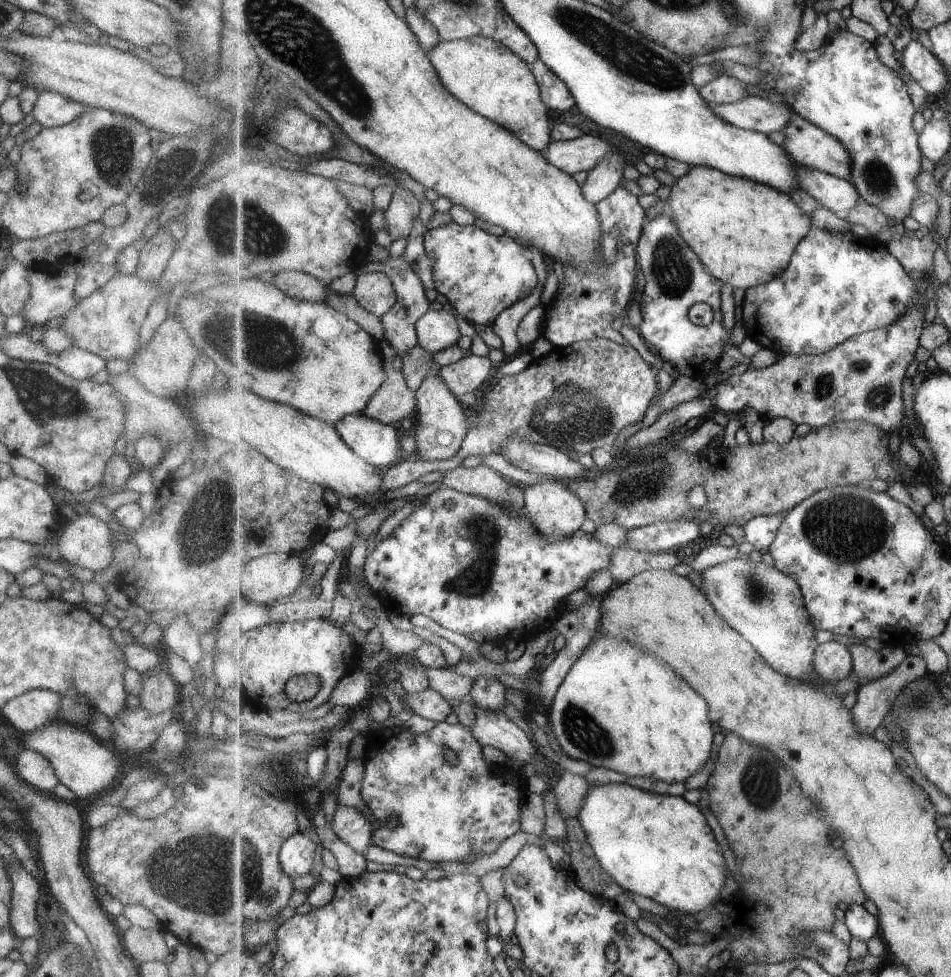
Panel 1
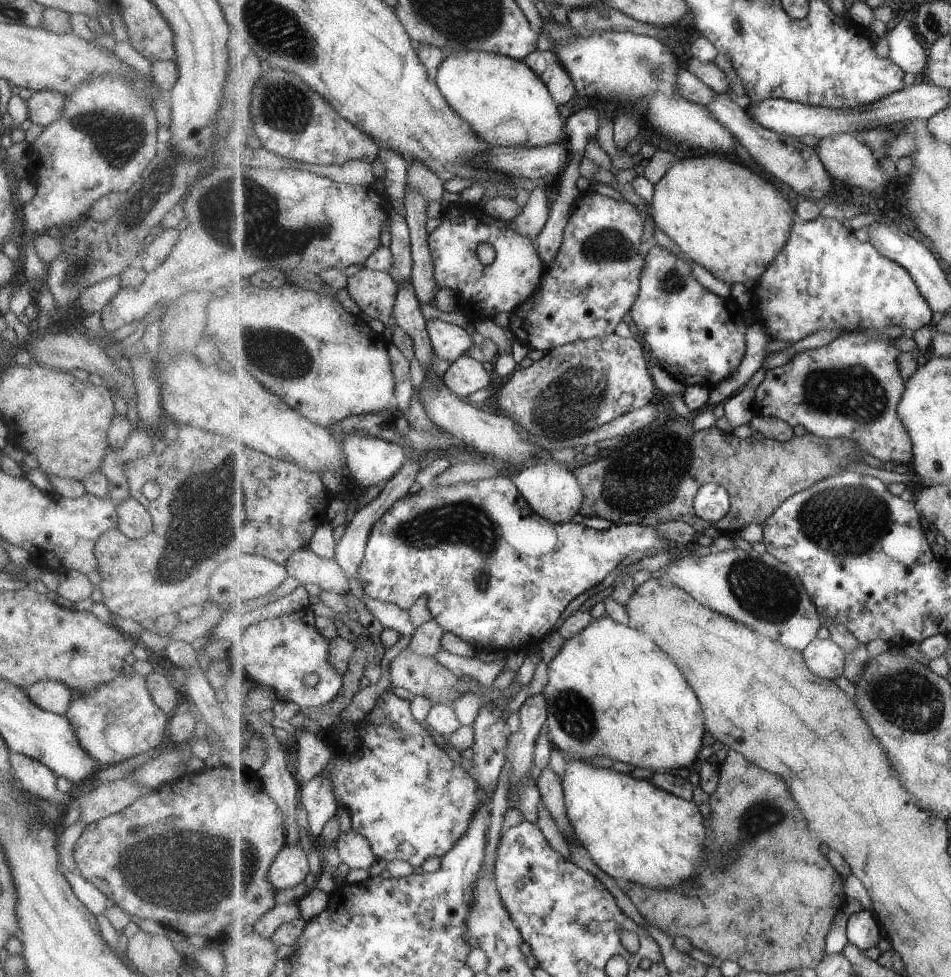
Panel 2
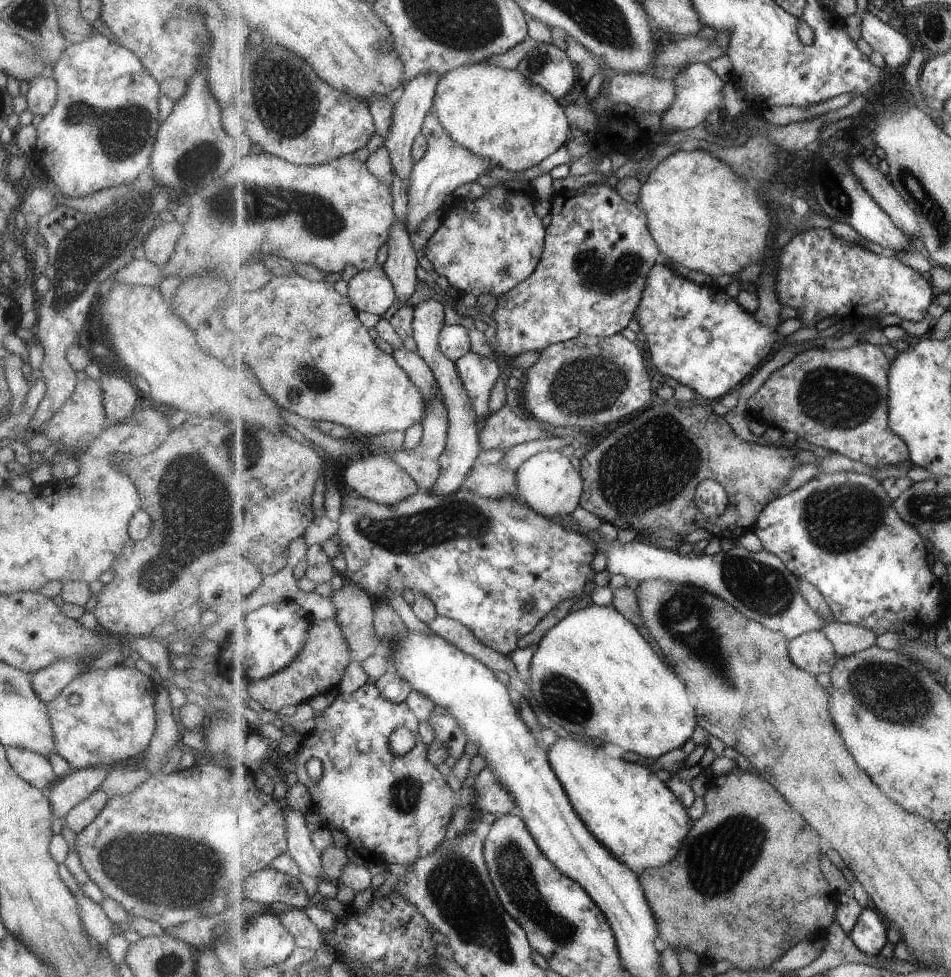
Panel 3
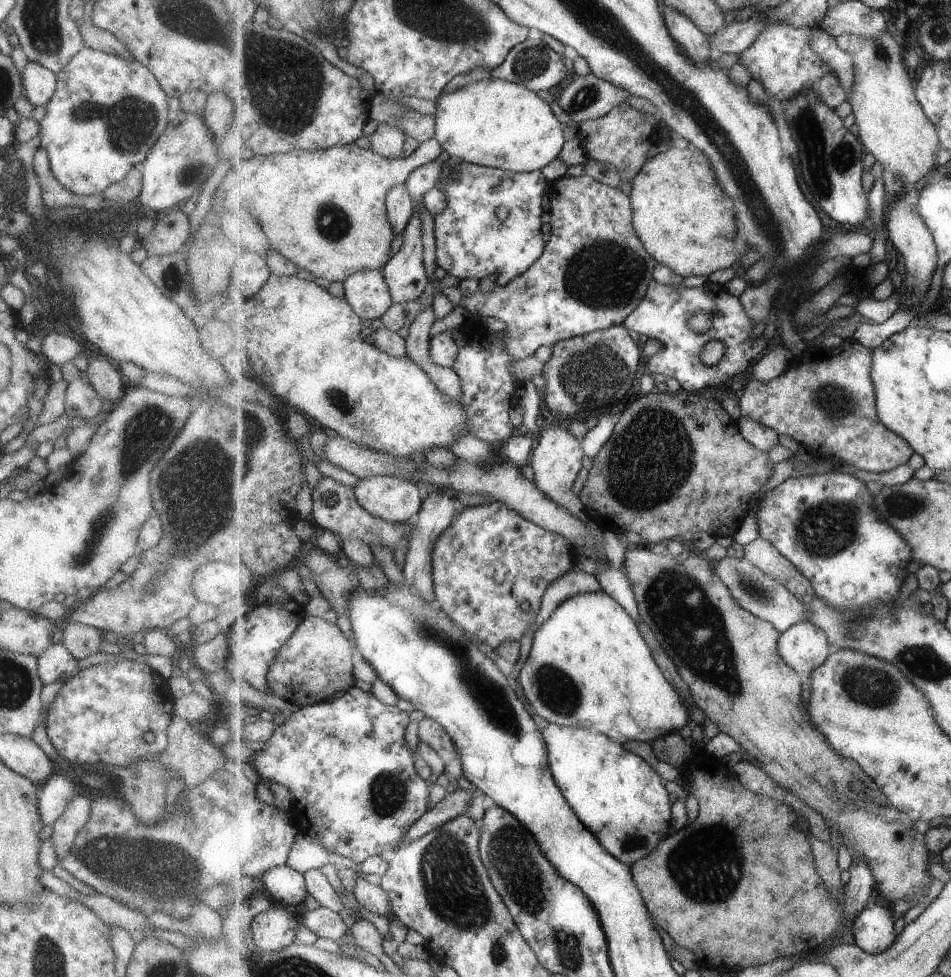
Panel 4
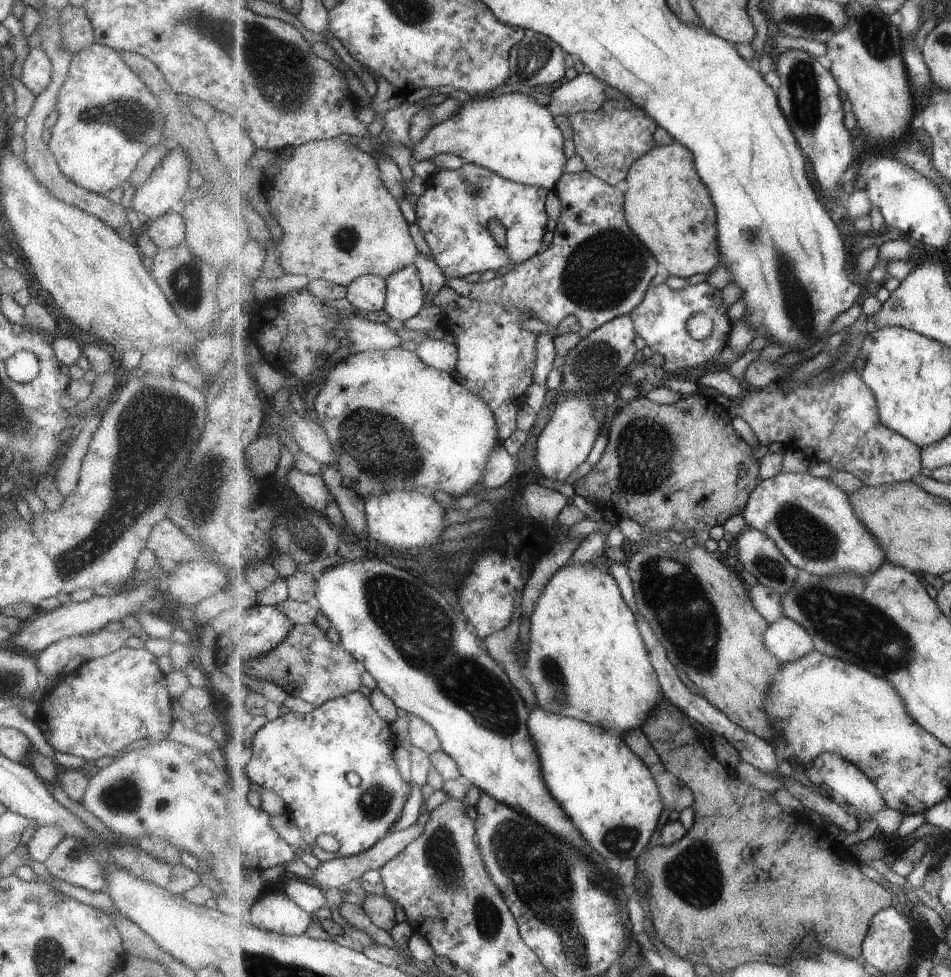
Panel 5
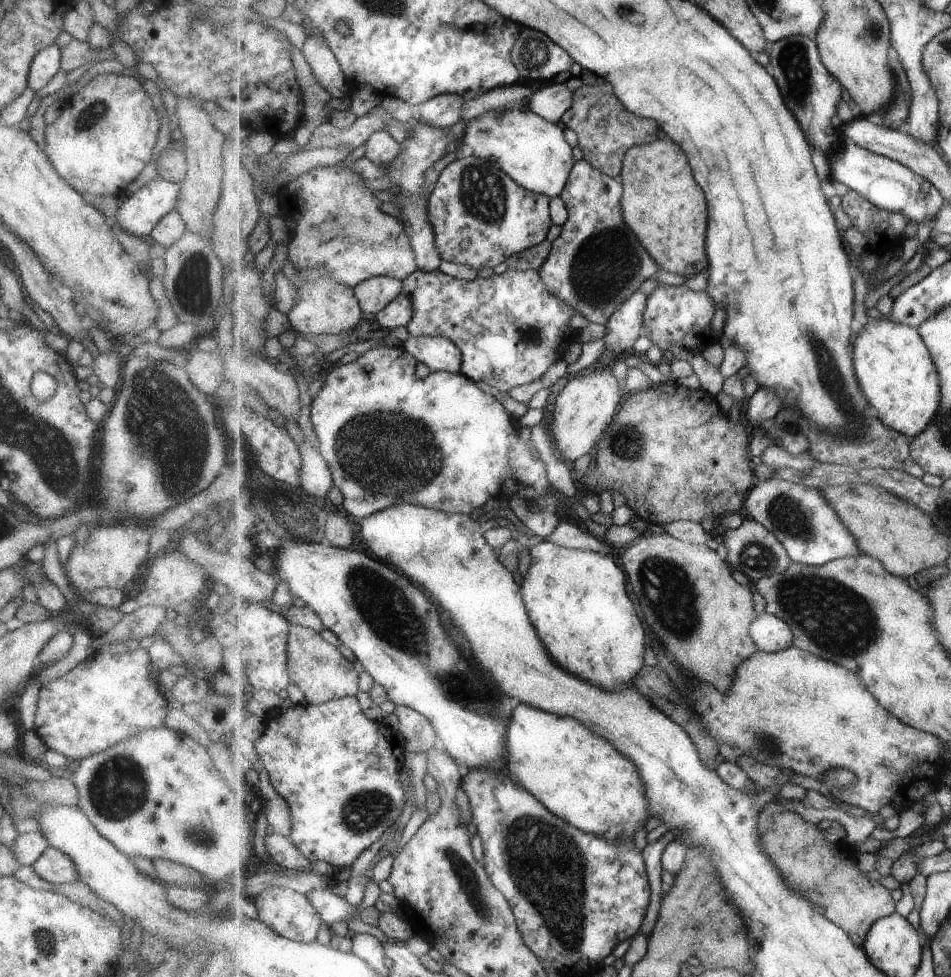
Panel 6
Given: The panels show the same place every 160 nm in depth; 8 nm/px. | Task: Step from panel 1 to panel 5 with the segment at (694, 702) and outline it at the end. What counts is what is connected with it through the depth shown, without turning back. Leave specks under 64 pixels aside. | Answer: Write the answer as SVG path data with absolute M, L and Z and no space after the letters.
M572 563L560 567L548 580L537 599L530 616L528 659L525 670L543 709L561 715L599 724L614 734L624 737L625 732L643 728L656 714L664 698L646 641L638 627L633 610L621 596L617 580L597 564Z

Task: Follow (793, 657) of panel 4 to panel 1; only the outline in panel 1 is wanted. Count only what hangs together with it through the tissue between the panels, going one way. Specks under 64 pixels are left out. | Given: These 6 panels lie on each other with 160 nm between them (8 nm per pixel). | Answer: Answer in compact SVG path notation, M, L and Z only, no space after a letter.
M843 639L825 642L814 655L815 670L829 682L843 682L854 672L854 662L848 644Z

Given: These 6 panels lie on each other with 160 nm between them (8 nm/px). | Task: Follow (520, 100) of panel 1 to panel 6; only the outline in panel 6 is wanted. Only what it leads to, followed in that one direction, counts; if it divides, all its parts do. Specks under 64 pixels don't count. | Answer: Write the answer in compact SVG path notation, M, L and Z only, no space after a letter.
M527 107L519 109L507 108L502 112L488 112L482 117L473 119L463 131L463 135L459 139L451 140L451 142L454 143L456 140L459 140L464 145L466 153L498 164L519 186L550 196L551 199L561 196L575 166L573 148L565 140L563 129Z

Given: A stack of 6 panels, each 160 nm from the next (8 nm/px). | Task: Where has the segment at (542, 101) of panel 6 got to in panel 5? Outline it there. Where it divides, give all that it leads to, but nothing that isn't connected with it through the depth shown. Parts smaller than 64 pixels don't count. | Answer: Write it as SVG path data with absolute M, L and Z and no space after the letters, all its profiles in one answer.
M586 70L571 81L565 82L550 94L547 106L555 115L576 115L577 112L597 112L608 101L605 96L605 83Z

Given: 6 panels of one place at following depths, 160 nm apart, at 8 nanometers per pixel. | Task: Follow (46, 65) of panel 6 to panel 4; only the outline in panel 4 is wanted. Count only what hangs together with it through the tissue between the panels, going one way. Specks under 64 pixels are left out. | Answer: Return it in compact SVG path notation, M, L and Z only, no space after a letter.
M27 60L20 75L20 84L23 95L33 107L44 106L53 95L56 78L43 65Z

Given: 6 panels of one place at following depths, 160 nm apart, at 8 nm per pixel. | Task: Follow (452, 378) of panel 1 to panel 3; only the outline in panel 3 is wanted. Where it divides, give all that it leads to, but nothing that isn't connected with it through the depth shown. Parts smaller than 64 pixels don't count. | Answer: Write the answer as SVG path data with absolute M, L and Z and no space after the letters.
M469 352L456 362L456 368L477 418L481 422L490 419L494 412L489 408L489 398L501 376L501 366L495 360Z

